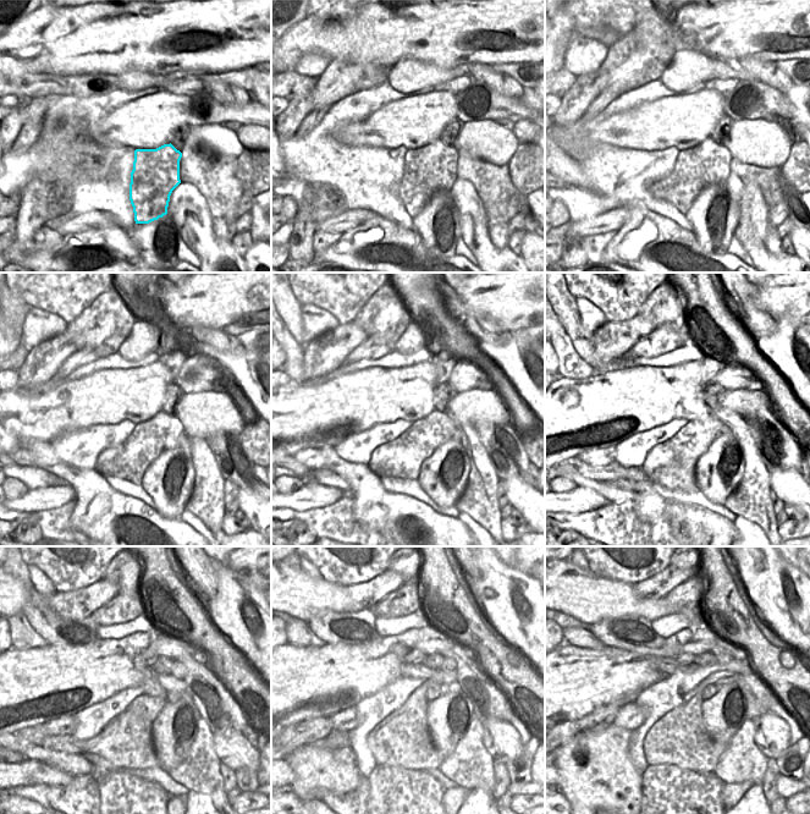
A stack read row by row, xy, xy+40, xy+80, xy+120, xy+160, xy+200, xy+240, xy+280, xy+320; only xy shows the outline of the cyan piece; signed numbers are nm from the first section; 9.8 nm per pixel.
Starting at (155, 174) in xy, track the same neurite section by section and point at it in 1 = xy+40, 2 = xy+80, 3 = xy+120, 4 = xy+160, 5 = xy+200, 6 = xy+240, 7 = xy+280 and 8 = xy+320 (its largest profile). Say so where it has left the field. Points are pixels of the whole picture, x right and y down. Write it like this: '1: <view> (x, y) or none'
1: xy+40 (428, 170)
2: xy+80 (707, 163)
3: xy+120 (130, 460)
4: xy+160 (402, 458)
5: xy+200 (672, 463)
6: xy+240 (126, 742)
7: xy+280 (402, 740)
8: xy+320 (679, 738)

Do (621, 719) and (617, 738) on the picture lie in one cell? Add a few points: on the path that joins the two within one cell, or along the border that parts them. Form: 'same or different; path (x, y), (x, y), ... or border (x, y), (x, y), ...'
different; border (611, 719), (617, 726), (631, 731)

